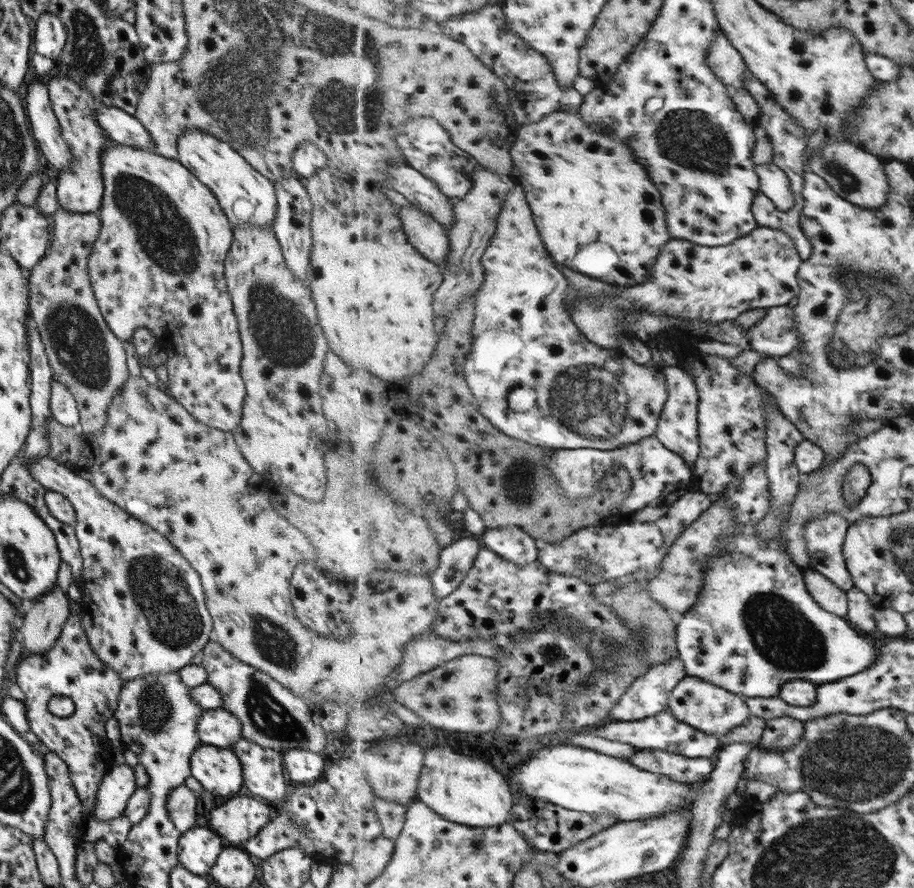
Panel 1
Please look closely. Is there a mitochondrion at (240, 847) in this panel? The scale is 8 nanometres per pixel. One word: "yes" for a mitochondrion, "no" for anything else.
no

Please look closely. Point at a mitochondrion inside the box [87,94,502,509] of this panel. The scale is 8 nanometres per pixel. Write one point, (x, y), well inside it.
(169, 242)

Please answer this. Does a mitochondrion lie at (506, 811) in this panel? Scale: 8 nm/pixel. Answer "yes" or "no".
no

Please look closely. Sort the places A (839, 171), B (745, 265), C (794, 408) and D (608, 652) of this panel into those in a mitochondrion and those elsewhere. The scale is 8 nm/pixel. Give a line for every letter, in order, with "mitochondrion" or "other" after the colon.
A: mitochondrion
B: other
C: other
D: mitochondrion

